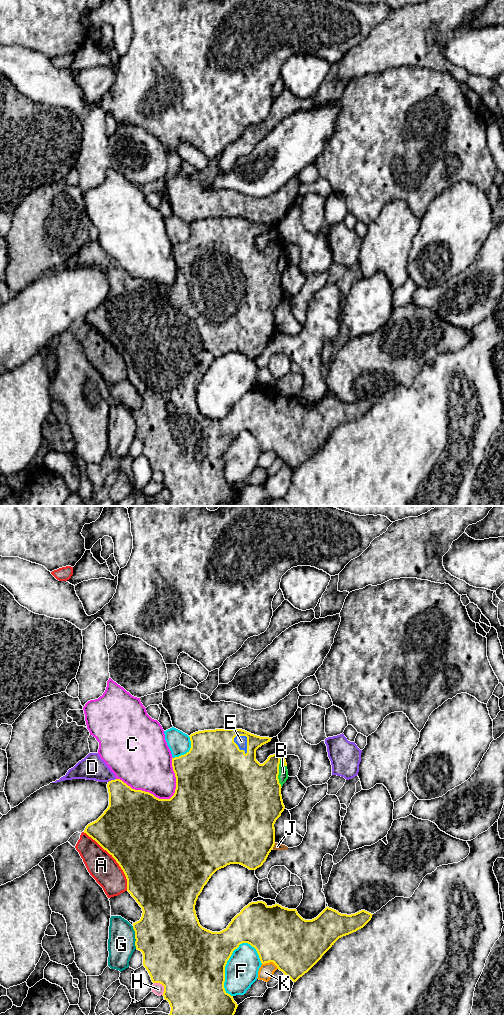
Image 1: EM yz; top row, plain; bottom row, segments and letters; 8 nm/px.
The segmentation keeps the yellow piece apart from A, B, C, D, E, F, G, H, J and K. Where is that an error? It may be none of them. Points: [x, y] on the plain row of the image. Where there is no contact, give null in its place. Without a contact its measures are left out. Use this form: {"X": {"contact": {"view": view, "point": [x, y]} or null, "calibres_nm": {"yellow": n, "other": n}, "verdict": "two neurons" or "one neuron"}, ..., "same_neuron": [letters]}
{"A": {"contact": {"view": "yz", "point": [114, 346]}, "calibres_nm": {"yellow": 500, "other": 220}, "verdict": "two neurons"}, "B": {"contact": {"view": "yz", "point": [278, 259]}, "calibres_nm": {"yellow": 440, "other": 80}, "verdict": "one neuron"}, "C": {"contact": {"view": "yz", "point": [148, 280]}, "calibres_nm": {"yellow": 500, "other": 440}, "verdict": "two neurons"}, "D": {"contact": {"view": "yz", "point": [111, 268]}, "calibres_nm": {"yellow": 300, "other": 200}, "verdict": "two neurons"}, "E": {"contact": {"view": "yz", "point": [237, 234]}, "calibres_nm": {"yellow": 500, "other": 90}, "verdict": "one neuron"}, "F": {"contact": {"view": "yz", "point": [224, 455]}, "calibres_nm": {"yellow": 500, "other": 280}, "verdict": "two neurons"}, "G": {"contact": {"view": "yz", "point": [135, 425]}, "calibres_nm": {"yellow": 480, "other": 220}, "verdict": "two neurons"}, "H": {"contact": {"view": "yz", "point": [163, 473]}, "calibres_nm": {"yellow": 500, "other": 90}, "verdict": "two neurons"}, "J": {"contact": {"view": "yz", "point": [273, 334]}, "calibres_nm": {"yellow": 480, "other": 50}, "verdict": "two neurons"}, "K": {"contact": {"view": "yz", "point": [270, 449]}, "calibres_nm": {"yellow": 460, "other": 120}, "verdict": "two neurons"}, "same_neuron": ["B", "E"]}

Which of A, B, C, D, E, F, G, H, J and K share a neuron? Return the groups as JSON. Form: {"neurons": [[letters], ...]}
{"neurons": [["A"], ["B", "E"], ["C"], ["D"], ["F", "H"], ["G"], ["J"], ["K"]]}

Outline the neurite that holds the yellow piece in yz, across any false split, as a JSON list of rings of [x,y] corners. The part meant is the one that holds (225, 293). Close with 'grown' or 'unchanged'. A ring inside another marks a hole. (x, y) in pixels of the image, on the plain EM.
[[[215,217],[198,219],[190,224],[190,238],[179,245],[172,246],[172,255],[176,265],[176,277],[170,287],[159,287],[149,280],[135,278],[120,267],[111,268],[107,272],[109,281],[109,294],[104,301],[94,310],[88,312],[84,318],[89,325],[95,328],[104,338],[106,338],[119,352],[127,367],[127,379],[142,396],[142,405],[133,411],[135,419],[136,437],[143,442],[143,454],[148,459],[153,471],[160,471],[164,474],[163,484],[170,492],[171,506],[232,506],[238,495],[233,484],[228,482],[224,476],[225,454],[233,439],[242,431],[248,431],[254,435],[259,443],[262,452],[273,450],[277,456],[288,464],[293,470],[307,461],[322,444],[341,425],[349,423],[363,416],[372,406],[371,401],[361,398],[355,402],[341,402],[338,399],[326,395],[316,406],[312,408],[303,407],[296,397],[288,397],[279,392],[268,394],[263,389],[251,390],[245,394],[229,411],[226,417],[220,420],[212,420],[203,416],[196,403],[195,393],[198,384],[202,380],[211,364],[219,357],[230,352],[240,352],[249,358],[256,358],[266,349],[269,341],[275,333],[276,308],[281,304],[285,294],[283,292],[281,276],[288,267],[288,258],[285,244],[278,241],[270,243],[268,247],[260,252],[256,248],[256,238],[262,233],[271,229],[272,226],[260,225],[242,217]]]; grown

